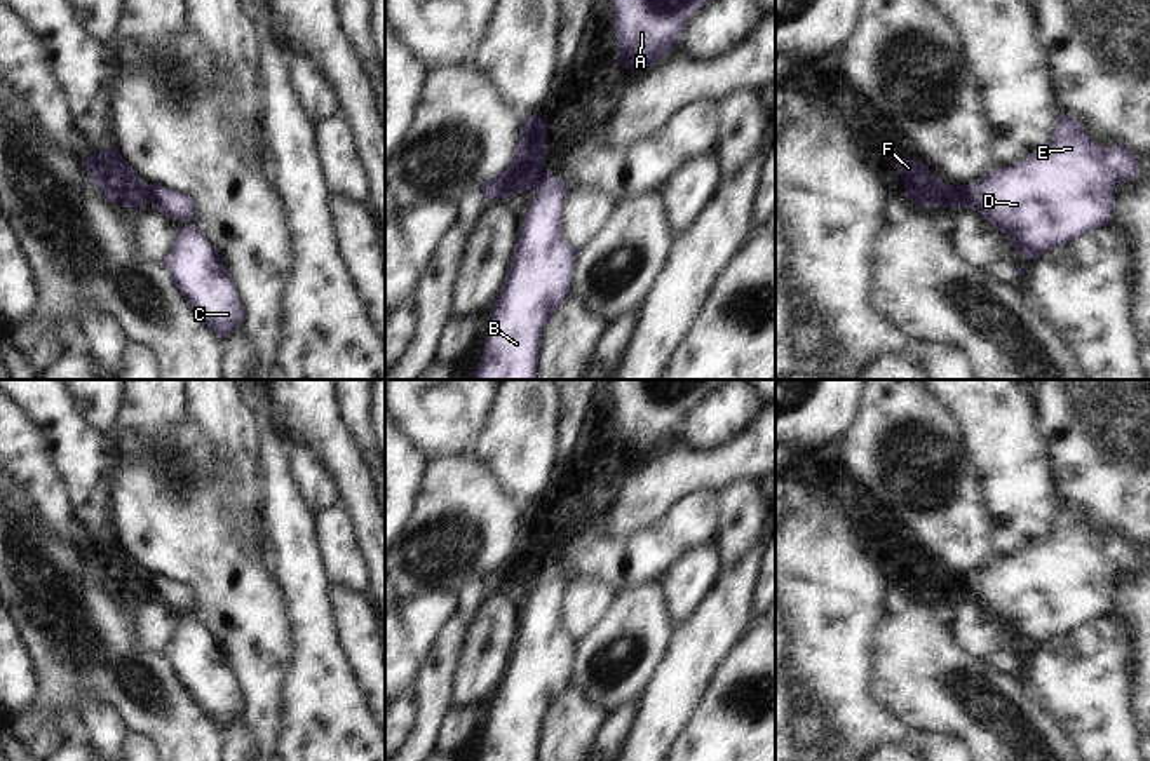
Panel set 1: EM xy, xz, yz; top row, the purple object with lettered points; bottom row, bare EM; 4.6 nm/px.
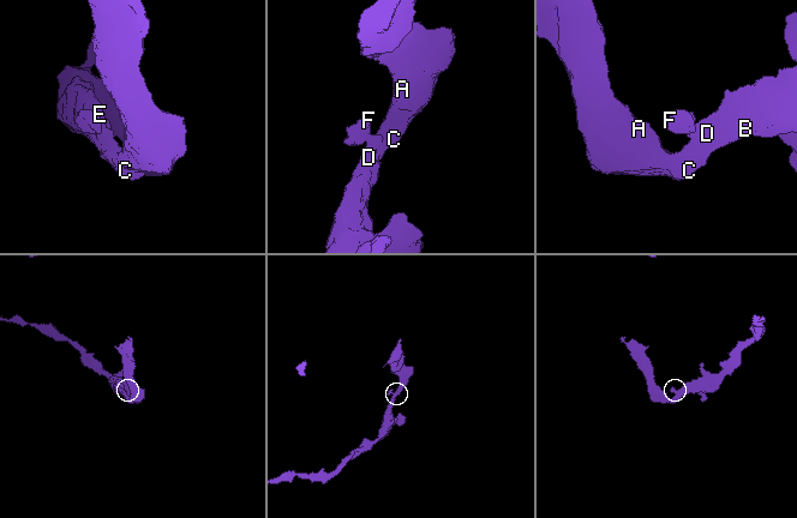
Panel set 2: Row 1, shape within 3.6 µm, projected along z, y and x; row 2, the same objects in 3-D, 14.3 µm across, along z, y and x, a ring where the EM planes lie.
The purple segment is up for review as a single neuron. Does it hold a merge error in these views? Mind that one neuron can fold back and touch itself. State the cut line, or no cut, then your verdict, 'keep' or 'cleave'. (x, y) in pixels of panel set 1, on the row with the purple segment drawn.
yz (966, 187), (962, 206) | cleave

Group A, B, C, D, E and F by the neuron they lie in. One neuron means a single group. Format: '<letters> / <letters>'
A B C D E / F

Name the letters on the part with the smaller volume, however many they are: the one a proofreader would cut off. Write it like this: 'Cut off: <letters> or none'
Cut off: F

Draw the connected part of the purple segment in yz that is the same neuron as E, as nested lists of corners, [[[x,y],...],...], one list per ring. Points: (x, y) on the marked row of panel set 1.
[[[1059,113],[1052,138],[1040,152],[1030,153],[1011,167],[995,167],[990,174],[965,185],[962,192],[964,207],[978,207],[978,214],[1009,237],[1014,249],[1021,249],[1032,259],[1052,247],[1061,247],[1079,235],[1106,226],[1115,209],[1115,190],[1141,174],[1138,162],[1122,145],[1108,148],[1098,145],[1080,122]]]

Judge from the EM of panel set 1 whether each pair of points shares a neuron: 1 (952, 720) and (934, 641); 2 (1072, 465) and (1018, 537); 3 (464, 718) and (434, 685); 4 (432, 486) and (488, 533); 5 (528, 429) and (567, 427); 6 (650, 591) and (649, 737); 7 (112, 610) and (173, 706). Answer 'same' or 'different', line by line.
1: same
2: different
3: different
4: same
5: different
6: different
7: same

